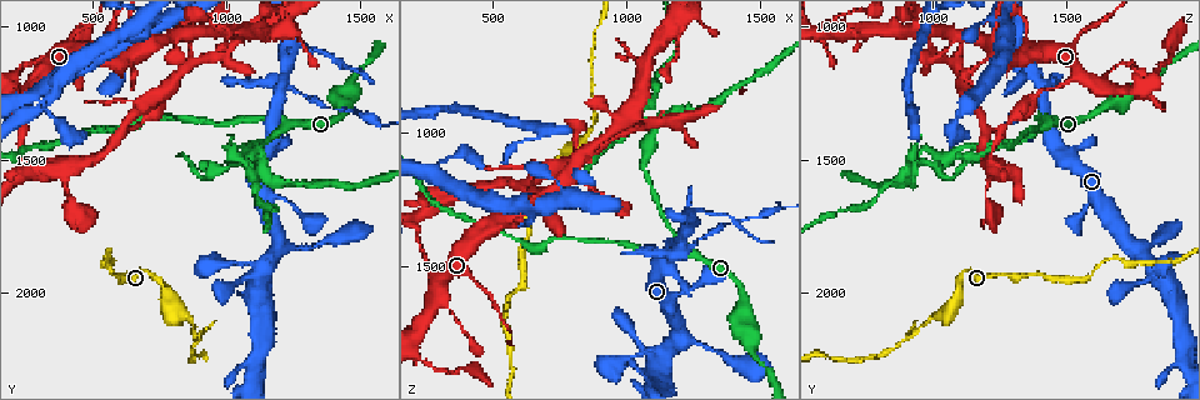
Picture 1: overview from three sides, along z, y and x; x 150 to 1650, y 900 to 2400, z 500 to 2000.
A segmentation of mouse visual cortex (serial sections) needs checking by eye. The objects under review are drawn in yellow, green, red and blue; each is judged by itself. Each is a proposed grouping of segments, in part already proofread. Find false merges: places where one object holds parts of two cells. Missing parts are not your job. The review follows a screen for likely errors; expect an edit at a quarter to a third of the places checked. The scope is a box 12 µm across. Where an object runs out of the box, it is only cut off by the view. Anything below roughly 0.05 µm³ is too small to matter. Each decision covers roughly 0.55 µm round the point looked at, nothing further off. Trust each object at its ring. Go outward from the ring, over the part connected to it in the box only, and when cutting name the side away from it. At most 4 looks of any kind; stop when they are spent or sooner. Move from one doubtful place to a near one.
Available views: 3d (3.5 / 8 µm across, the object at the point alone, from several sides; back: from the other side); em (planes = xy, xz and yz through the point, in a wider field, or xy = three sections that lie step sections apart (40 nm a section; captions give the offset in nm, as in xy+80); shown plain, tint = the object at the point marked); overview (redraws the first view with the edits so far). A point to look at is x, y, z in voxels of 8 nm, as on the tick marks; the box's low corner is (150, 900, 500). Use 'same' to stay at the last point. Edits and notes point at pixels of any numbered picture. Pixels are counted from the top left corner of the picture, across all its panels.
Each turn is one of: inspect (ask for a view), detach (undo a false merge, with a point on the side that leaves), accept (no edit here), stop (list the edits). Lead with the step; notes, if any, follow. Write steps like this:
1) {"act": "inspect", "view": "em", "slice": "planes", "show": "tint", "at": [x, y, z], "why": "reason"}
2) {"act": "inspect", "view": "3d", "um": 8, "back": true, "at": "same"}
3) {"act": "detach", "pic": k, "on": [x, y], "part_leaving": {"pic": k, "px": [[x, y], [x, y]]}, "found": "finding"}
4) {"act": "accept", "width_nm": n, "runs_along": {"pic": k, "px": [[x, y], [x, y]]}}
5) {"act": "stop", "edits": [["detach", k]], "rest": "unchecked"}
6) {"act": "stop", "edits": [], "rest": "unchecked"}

{"act": "inspect", "view": "3d", "um": 3.5, "at": [1240, 1030, 1310], "why": "side arm on a straight run"}

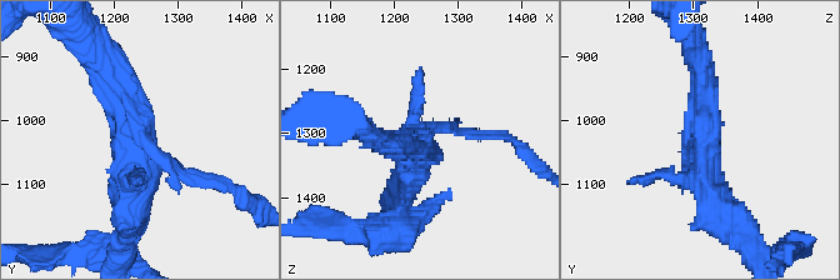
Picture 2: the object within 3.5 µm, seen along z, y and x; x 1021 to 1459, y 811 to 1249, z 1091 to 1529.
{"act": "detach", "pic": 2, "on": [470, 134], "arms": 3, "arm_widths_nm": [150, 350, 400], "part_leaving": {"pic": 2, "px": [[438, 125], [508, 135], [526, 154]]}, "found": "two cells meet here"}

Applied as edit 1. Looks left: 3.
{"act": "inspect", "view": "overview"}

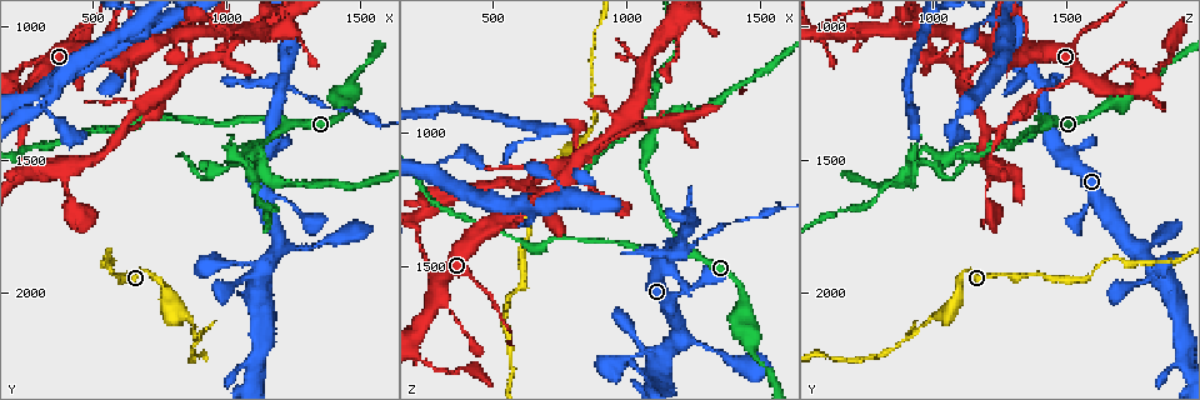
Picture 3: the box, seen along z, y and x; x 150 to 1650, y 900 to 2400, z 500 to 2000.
{"act": "inspect", "view": "3d", "um": 8, "back": true, "at": [1240, 1360, 1460], "why": "arms part here"}

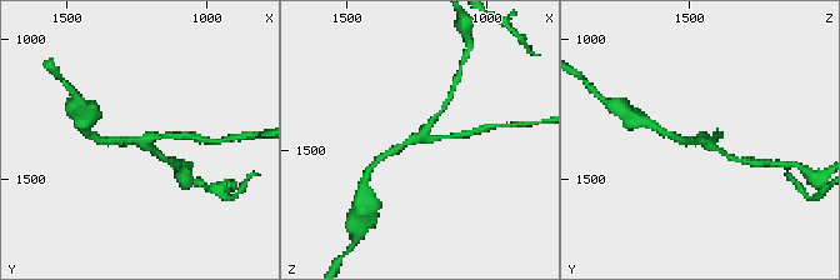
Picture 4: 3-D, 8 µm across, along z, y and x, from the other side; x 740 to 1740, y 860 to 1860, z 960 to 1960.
{"act": "inspect", "view": "em", "slice": "xy", "step": 1, "show": "tint", "at": [1240, 1370, 1440], "arms": 3, "arm_widths_nm": [150, 150, 250]}

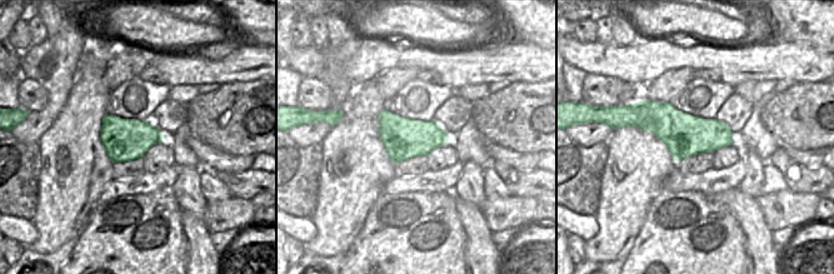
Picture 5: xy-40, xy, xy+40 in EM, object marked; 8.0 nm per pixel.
{"act": "accept", "runs_along": {"pic": 4, "px": [[388, 153], [420, 136], [440, 113]]}, "found": "continuous, no second cell"}

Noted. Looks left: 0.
{"act": "stop", "edits": [["detach", 2]], "rest": "unchecked"}

